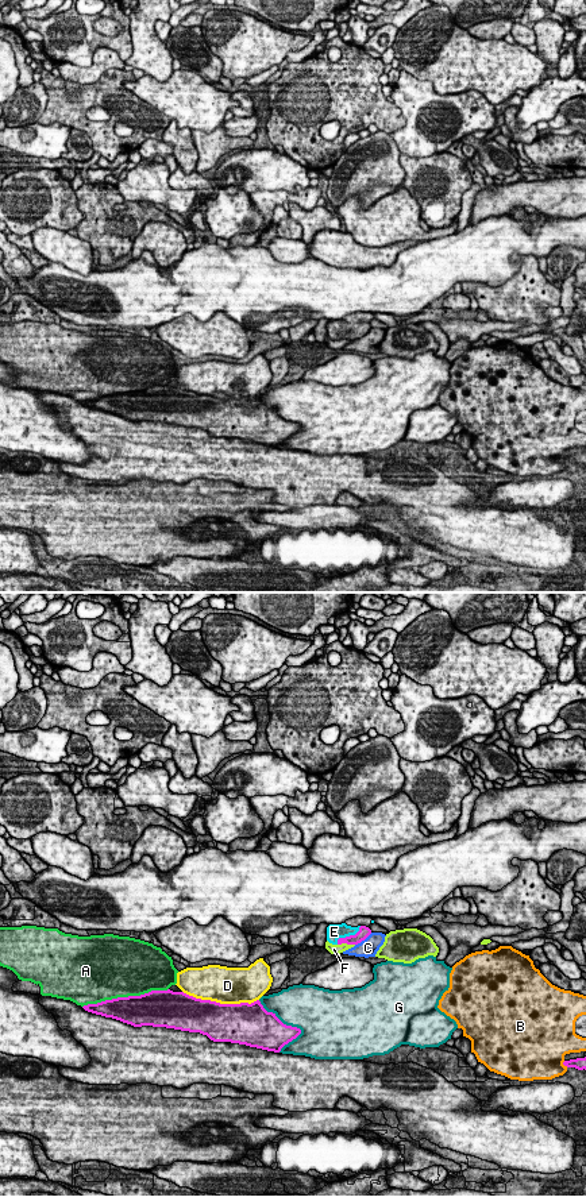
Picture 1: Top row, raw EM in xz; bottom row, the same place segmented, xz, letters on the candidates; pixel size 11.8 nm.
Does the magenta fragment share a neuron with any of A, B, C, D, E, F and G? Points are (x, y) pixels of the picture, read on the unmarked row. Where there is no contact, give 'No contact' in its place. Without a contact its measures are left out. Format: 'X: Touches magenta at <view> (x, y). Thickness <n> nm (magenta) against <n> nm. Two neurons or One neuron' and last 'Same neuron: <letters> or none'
A: Touches magenta at xz (124, 393). Thickness 360 nm (magenta) against 480 nm. Two neurons
B: Touches magenta at xz (565, 460). Thickness 140 nm (magenta) against 460 nm. Two neurons
C: Touches magenta at xz (363, 335). Thickness 140 nm (magenta) against 220 nm. Two neurons
D: Touches magenta at xz (219, 398). Thickness 440 nm (magenta) against 440 nm. Two neurons
E: Touches magenta at xz (347, 332). Thickness 140 nm (magenta) against 190 nm. One neuron
F: Touches magenta at xz (346, 338). Thickness 140 nm (magenta) against 130 nm. Two neurons
G: Touches magenta at xz (290, 421). Thickness 380 nm (magenta) against 480 nm. Two neurons
Same neuron: E

